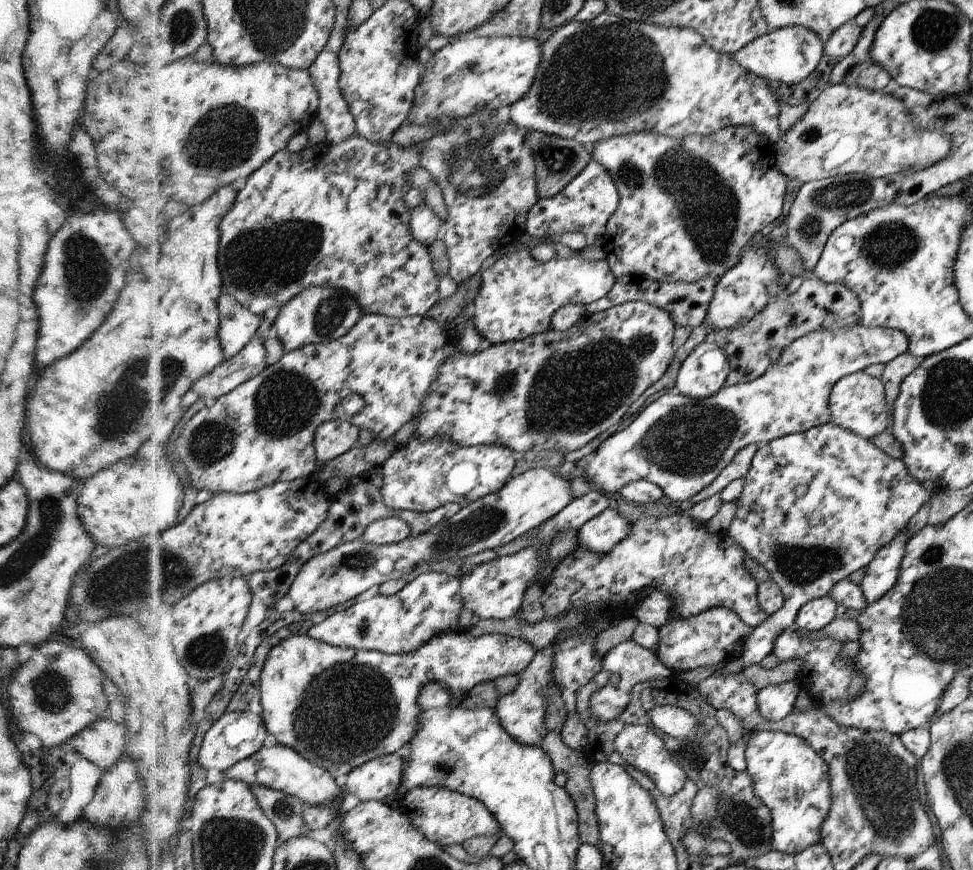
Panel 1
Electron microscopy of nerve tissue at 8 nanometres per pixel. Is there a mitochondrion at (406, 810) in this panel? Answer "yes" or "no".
no

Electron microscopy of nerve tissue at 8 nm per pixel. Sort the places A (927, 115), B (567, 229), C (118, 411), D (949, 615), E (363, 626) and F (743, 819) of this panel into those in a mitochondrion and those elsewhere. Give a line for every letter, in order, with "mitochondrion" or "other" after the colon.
A: other
B: other
C: mitochondrion
D: mitochondrion
E: mitochondrion
F: mitochondrion

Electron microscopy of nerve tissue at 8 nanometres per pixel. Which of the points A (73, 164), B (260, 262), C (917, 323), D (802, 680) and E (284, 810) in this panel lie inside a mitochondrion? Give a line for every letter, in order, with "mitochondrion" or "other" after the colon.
A: other
B: mitochondrion
C: other
D: other
E: mitochondrion

